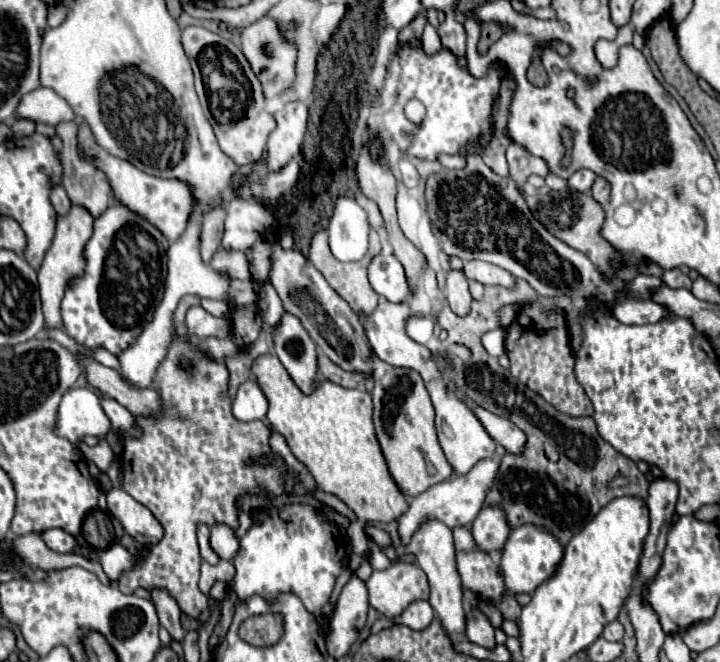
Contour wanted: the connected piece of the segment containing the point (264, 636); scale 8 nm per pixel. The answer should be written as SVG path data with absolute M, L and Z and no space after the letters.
M268 614L266 620L256 620L256 622L250 622L250 624L254 624L252 630L240 632L240 638L254 644L254 646L274 644L282 636L282 616Z

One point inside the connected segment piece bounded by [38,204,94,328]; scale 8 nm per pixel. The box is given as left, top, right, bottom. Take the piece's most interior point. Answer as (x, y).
(62, 261)

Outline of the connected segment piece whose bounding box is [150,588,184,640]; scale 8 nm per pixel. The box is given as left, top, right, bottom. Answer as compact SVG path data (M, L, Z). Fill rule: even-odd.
M152 588L150 596L152 596L152 602L154 602L156 610L158 610L160 624L170 632L170 636L174 640L182 640L184 630L180 626L180 608L178 608L176 600L164 588Z

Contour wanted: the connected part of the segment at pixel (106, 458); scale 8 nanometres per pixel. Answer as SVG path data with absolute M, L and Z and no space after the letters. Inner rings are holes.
M81 441L77 447L84 454L84 457L94 462L100 470L108 470L108 466L110 466L110 462L114 458L114 454L112 454L108 444L96 444L96 446L89 447Z

